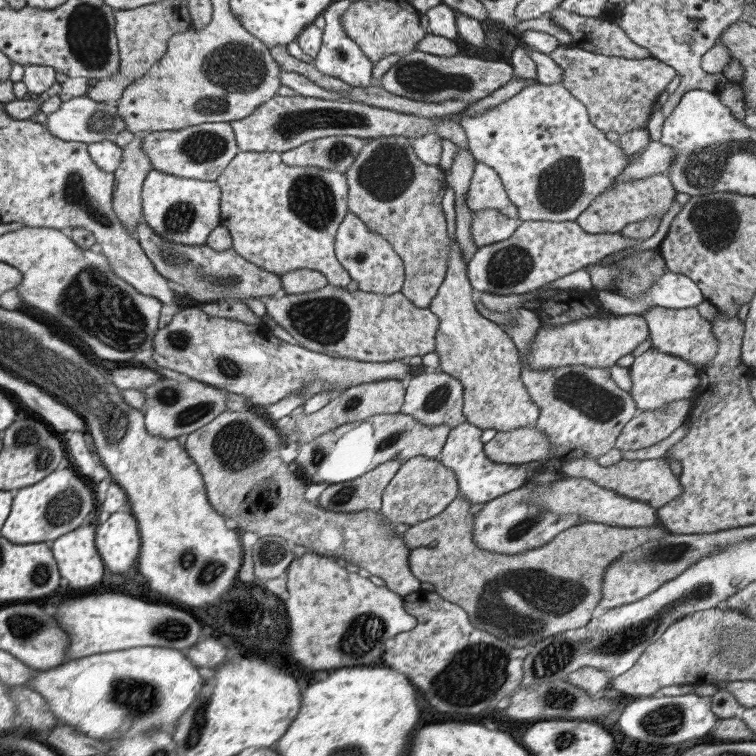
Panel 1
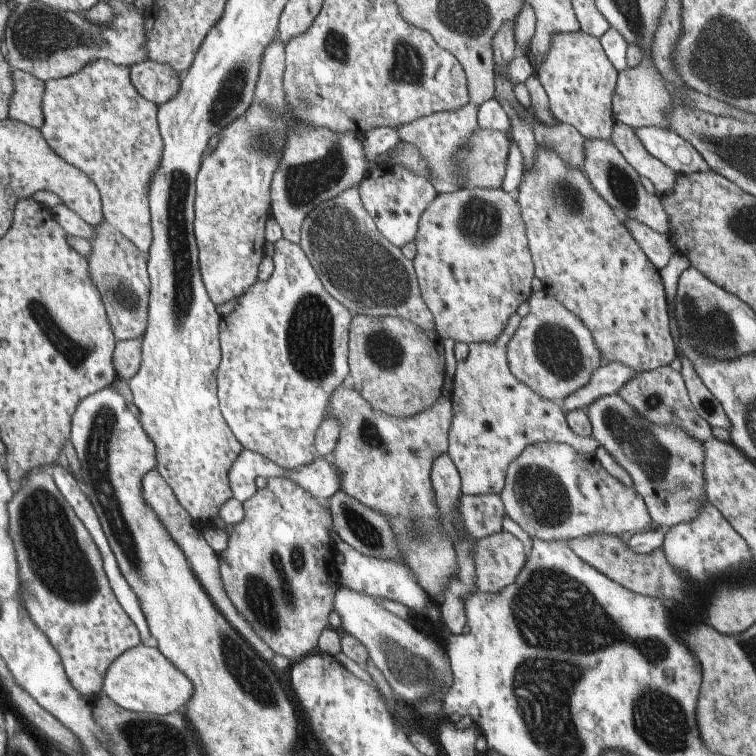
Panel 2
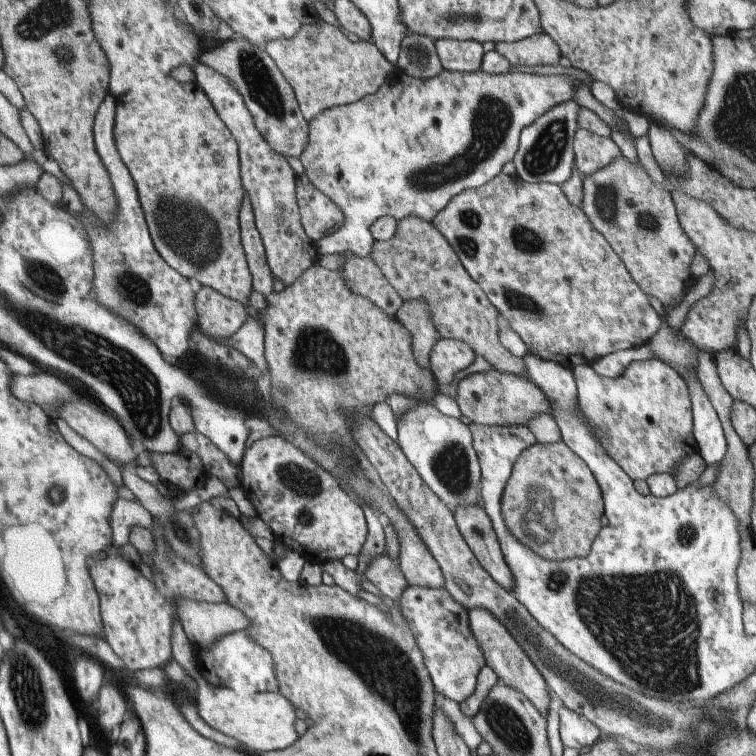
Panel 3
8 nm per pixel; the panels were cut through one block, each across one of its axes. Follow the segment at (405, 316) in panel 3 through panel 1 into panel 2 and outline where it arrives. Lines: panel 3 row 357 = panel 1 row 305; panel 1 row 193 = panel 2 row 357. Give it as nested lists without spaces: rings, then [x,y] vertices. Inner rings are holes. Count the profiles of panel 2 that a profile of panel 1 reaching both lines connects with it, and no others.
[[[355,315],[348,324],[347,384],[377,412],[411,418],[425,412],[439,395],[444,380],[444,354],[434,334],[402,317]]]

